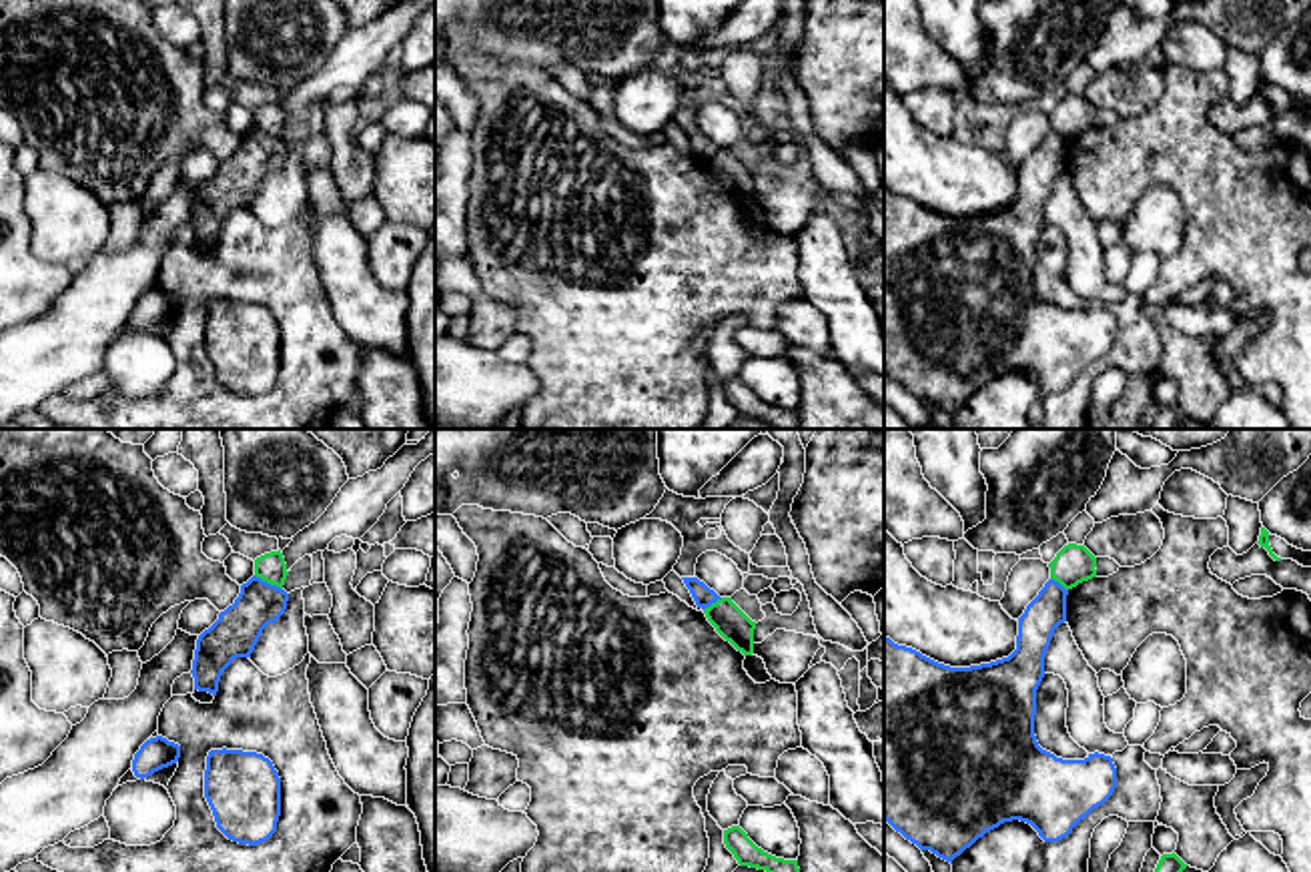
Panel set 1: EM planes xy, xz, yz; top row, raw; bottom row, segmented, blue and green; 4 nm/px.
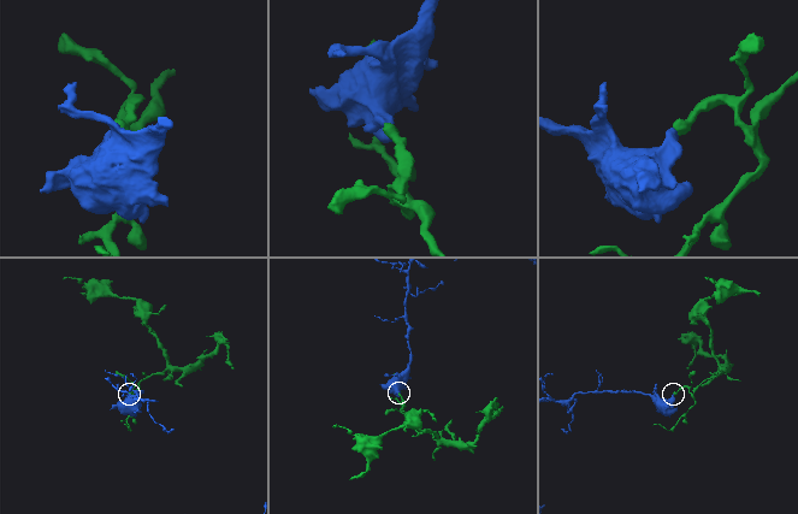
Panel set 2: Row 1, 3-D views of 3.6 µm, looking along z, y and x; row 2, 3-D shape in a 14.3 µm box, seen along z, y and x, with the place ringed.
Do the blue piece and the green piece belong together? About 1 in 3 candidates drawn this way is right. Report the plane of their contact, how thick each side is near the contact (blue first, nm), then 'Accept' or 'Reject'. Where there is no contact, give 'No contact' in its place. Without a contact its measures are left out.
Touches blue in xy. Thickness 190 nm (blue) against 120 nm. Reject

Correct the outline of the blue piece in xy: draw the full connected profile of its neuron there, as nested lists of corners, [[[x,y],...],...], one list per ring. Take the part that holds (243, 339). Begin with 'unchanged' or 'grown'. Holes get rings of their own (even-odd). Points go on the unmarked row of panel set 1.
unchanged; [[[210,301],[204,321],[204,349],[216,379],[233,393],[257,397],[277,383],[281,329],[263,305]]]

